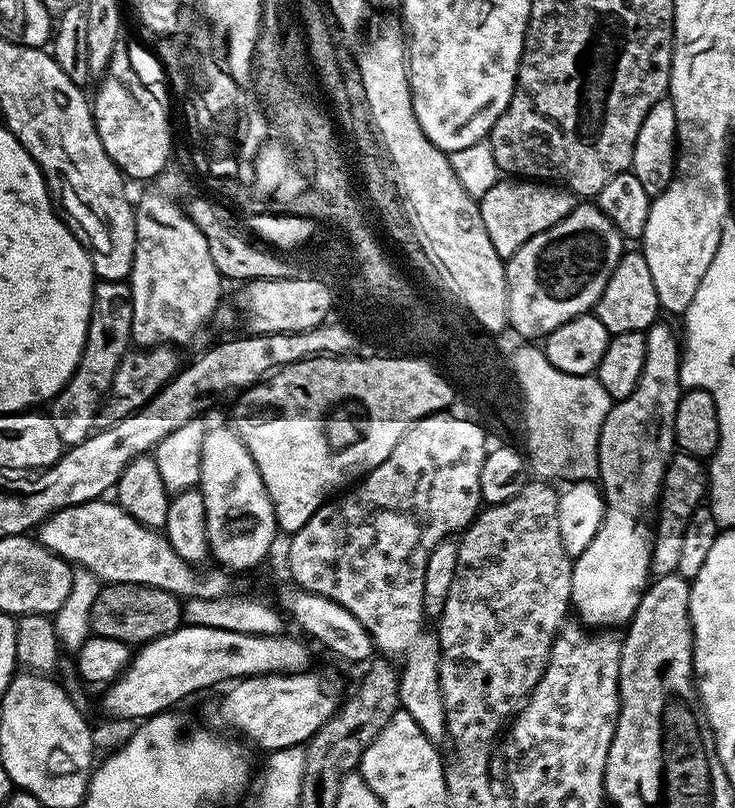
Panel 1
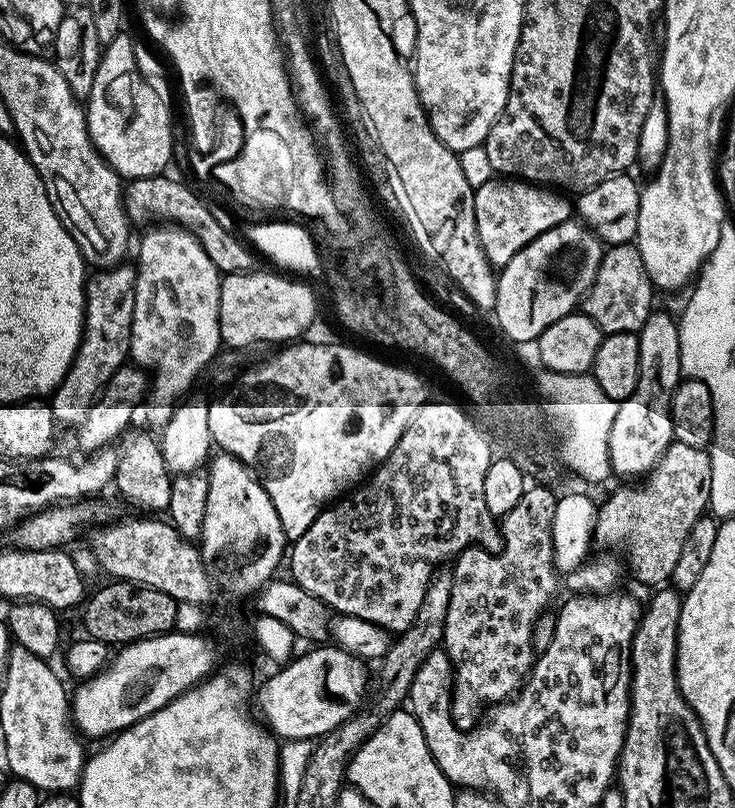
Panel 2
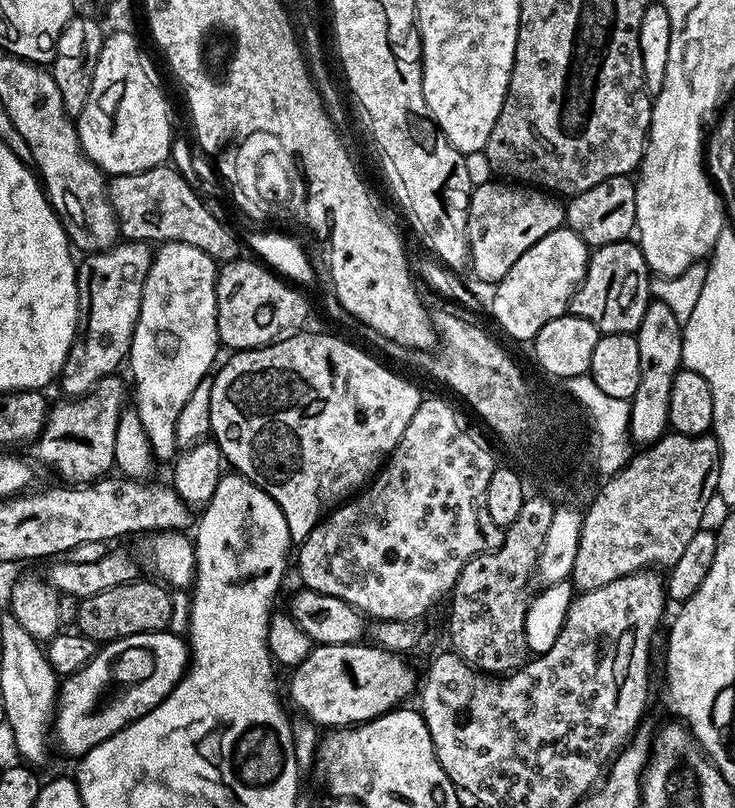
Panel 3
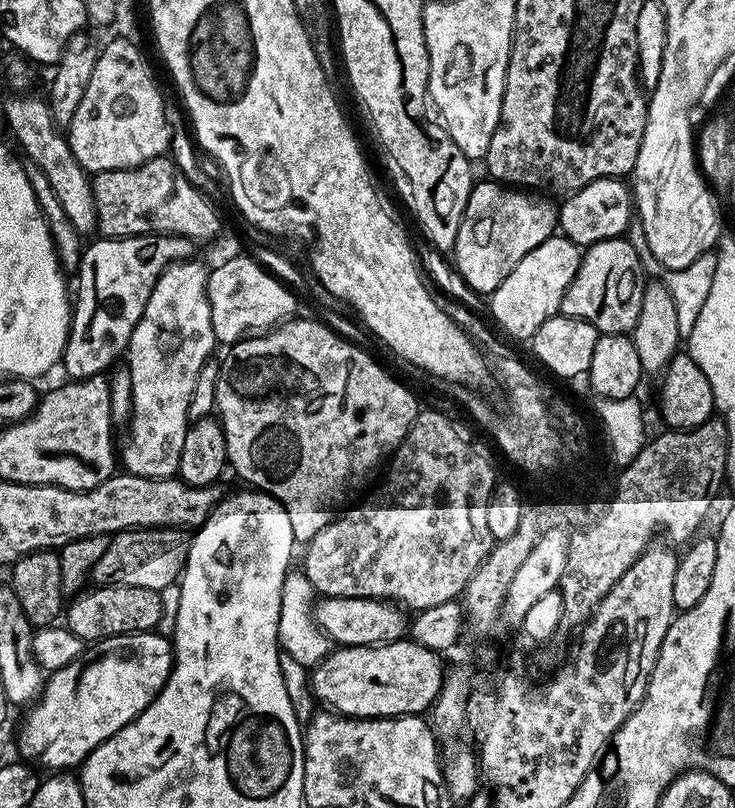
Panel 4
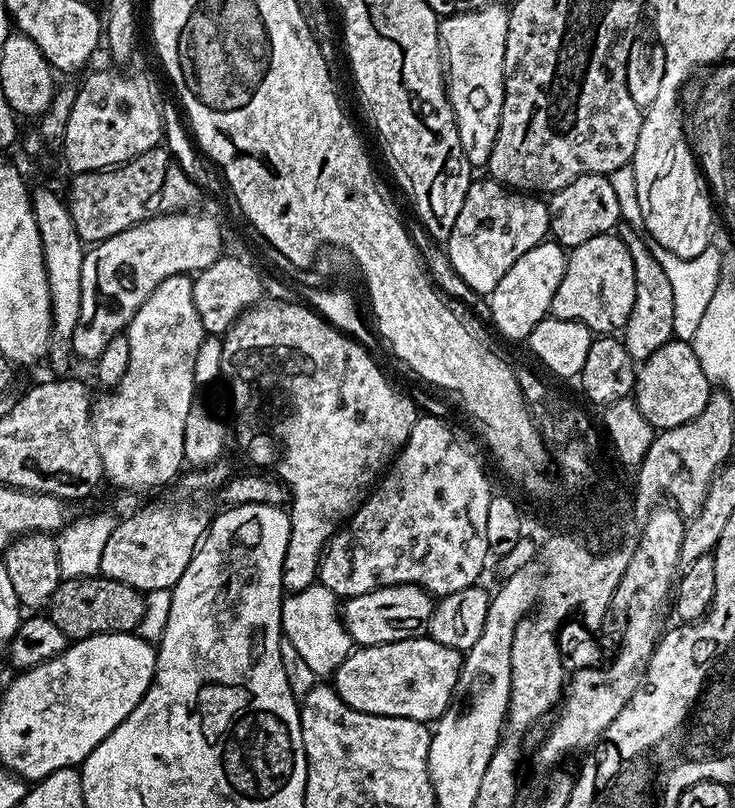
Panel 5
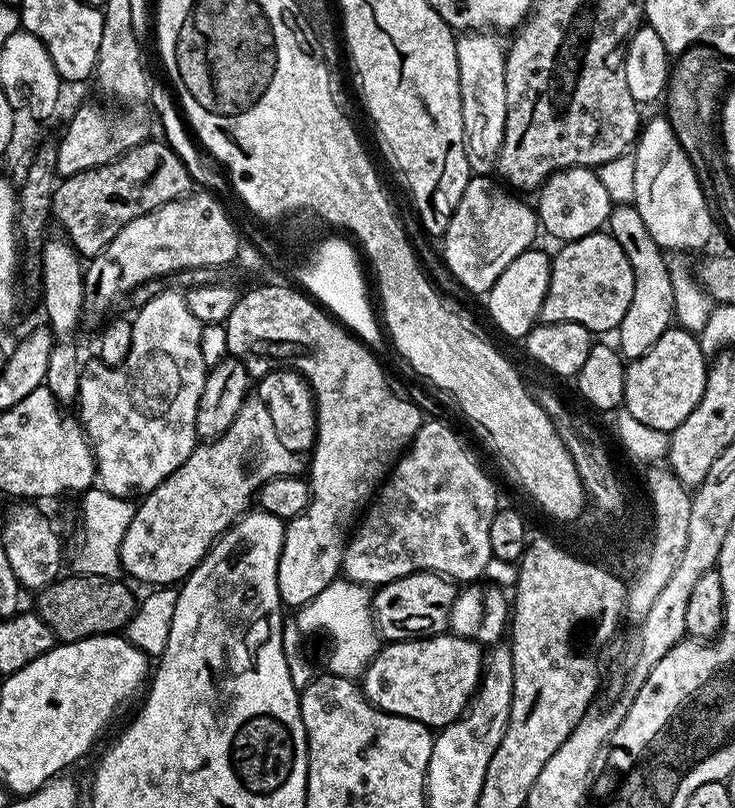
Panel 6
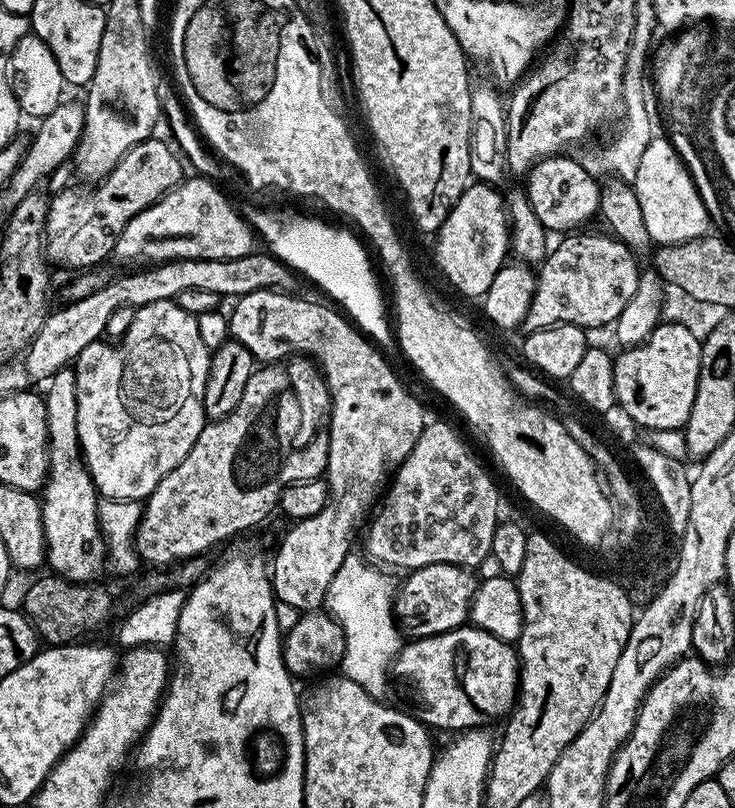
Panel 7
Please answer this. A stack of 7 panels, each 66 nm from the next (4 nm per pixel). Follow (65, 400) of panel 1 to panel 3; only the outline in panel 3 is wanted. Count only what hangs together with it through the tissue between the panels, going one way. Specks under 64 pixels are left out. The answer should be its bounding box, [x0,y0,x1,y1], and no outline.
[58,242,154,398]

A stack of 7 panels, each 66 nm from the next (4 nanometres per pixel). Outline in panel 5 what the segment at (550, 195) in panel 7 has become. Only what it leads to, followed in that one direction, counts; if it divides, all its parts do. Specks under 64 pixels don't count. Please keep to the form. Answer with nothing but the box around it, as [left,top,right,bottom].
[547,176,621,250]

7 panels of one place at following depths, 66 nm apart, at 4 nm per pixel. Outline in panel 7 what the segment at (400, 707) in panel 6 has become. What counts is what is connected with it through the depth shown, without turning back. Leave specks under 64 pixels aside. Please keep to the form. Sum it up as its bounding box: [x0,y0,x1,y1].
[394,626,520,734]

